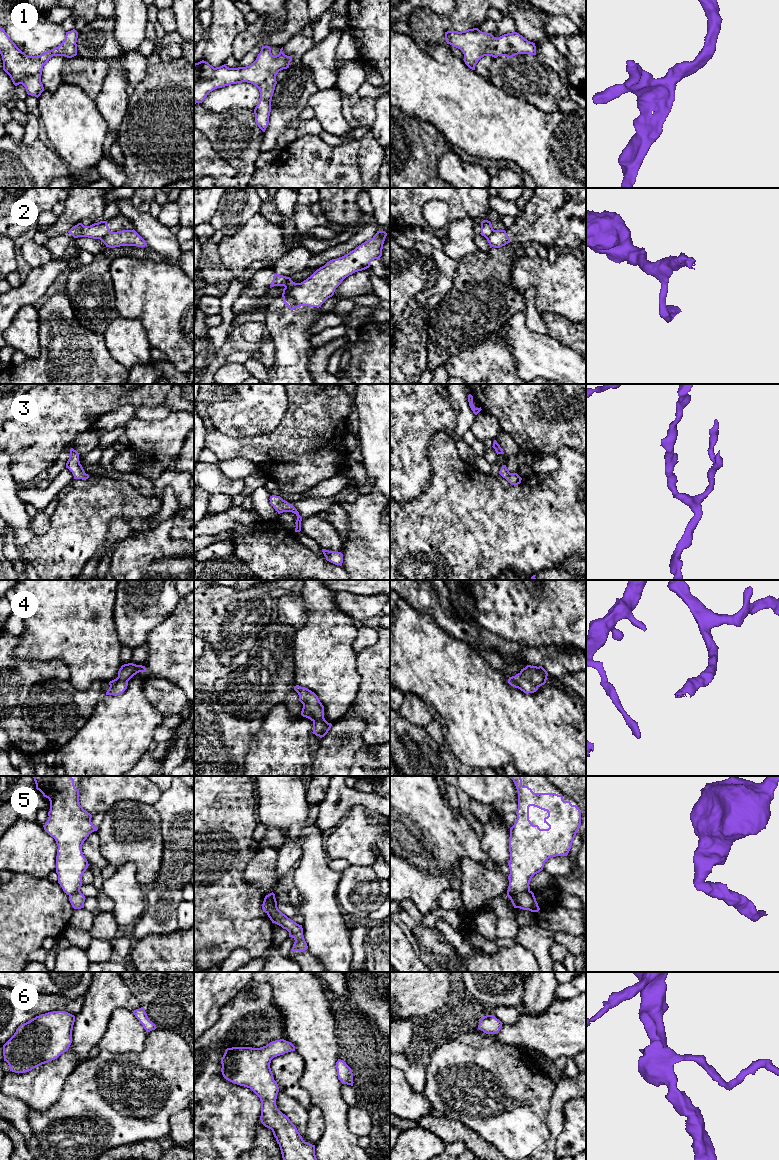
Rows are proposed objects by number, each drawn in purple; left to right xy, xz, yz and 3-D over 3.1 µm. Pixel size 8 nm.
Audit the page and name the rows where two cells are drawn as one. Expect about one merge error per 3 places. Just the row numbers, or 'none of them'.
2, 5

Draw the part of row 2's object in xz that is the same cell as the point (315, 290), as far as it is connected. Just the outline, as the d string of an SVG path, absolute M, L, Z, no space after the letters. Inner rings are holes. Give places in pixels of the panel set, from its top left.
M377 231L371 239L365 241L346 255L330 260L324 266L317 269L310 277L301 282L298 287L283 292L283 302L290 310L301 306L321 307L328 298L334 295L335 289L346 277L369 268L370 262L373 259L380 259L386 236L387 233L385 231Z

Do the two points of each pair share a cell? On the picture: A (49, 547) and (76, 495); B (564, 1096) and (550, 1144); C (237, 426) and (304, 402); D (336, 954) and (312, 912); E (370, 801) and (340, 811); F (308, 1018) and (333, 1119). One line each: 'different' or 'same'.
A: same
B: same
C: different
D: same
E: same
F: same

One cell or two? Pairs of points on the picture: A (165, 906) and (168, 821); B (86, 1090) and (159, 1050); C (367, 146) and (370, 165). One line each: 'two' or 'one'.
A: one
B: one
C: one

